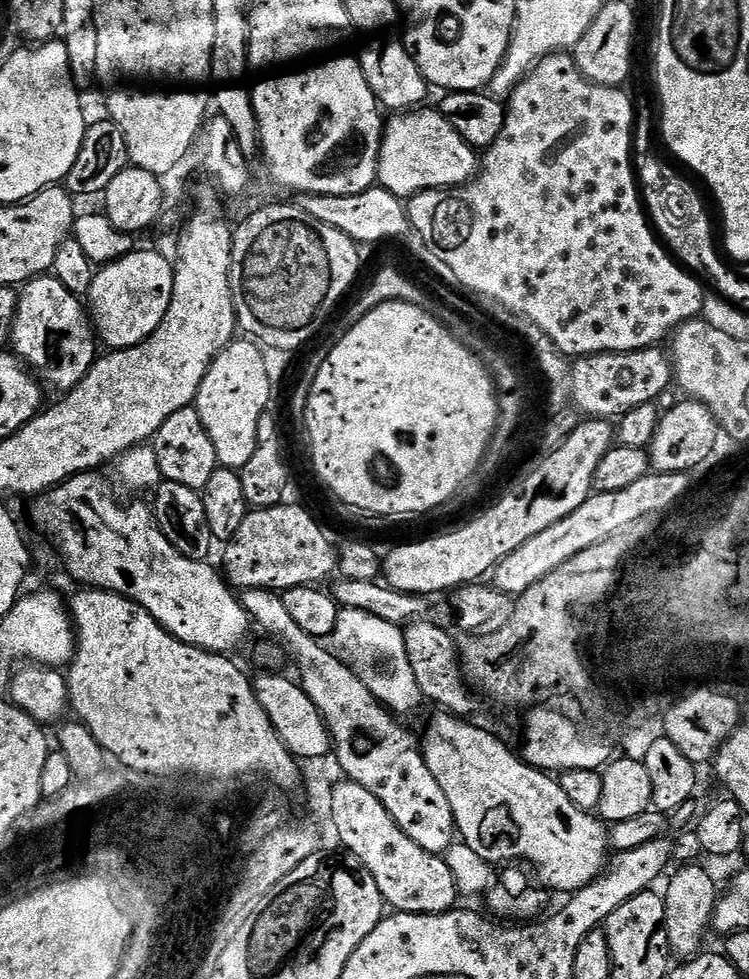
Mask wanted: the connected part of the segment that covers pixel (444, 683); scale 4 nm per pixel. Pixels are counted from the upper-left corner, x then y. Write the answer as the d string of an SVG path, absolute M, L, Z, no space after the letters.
M424 618L412 621L403 633L407 660L425 699L436 702L436 706L449 715L471 717L470 714L476 710L476 702L468 696L466 686L462 682L464 676L462 668L458 666L458 654L451 636L442 627L426 622Z

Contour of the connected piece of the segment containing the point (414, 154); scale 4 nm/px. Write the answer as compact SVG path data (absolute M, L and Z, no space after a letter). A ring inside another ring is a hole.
M409 110L403 114L396 114L385 123L384 142L380 146L380 165L376 171L379 187L390 190L390 194L401 198L411 198L420 192L433 190L447 190L459 188L475 177L478 171L477 149L469 146L454 130L454 126L439 110L424 112L425 110Z

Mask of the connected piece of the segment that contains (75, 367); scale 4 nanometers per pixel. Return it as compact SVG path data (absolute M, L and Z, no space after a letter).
M51 274L37 276L36 279L29 280L19 289L10 344L15 355L49 389L51 389L50 387L57 388L60 394L67 394L72 391L74 386L78 386L78 382L82 382L82 378L88 373L90 366L98 359L98 351L96 352L98 340L94 335L94 325L81 297L66 290L66 286L62 286L62 282L58 282L56 277Z

